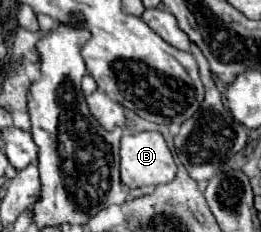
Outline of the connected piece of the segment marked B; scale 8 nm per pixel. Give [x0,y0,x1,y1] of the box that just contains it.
[121,132,177,188]

